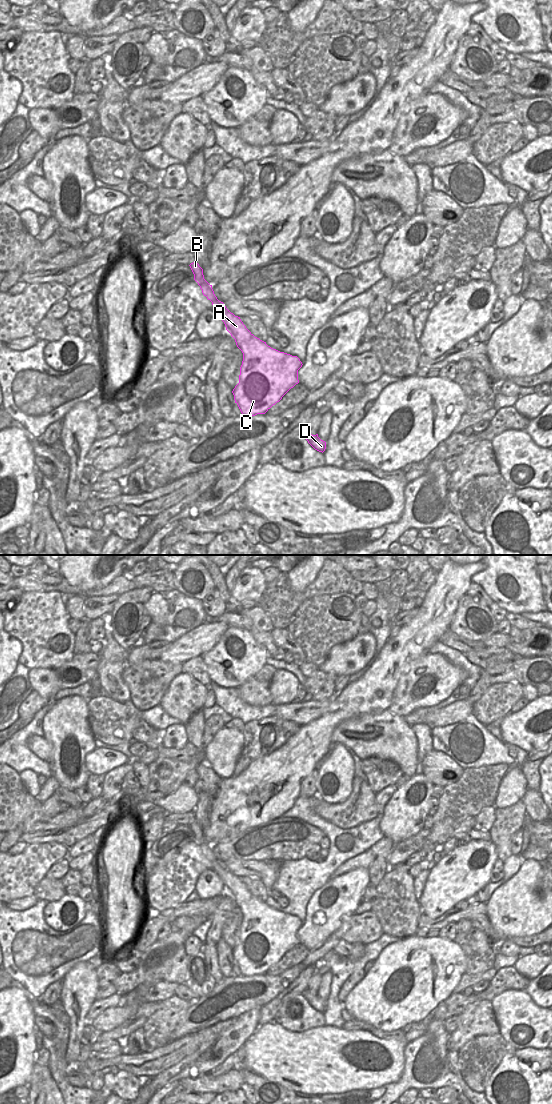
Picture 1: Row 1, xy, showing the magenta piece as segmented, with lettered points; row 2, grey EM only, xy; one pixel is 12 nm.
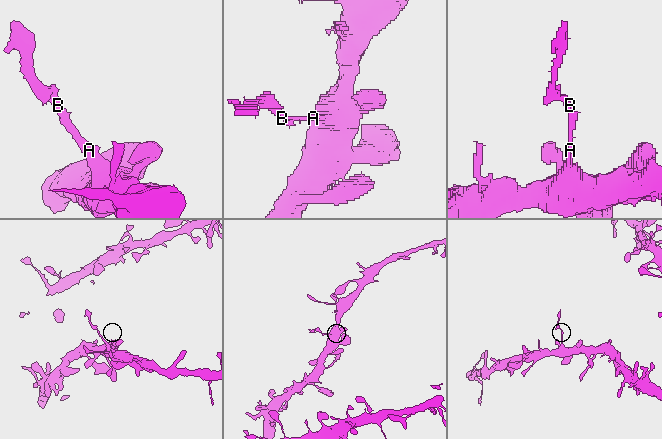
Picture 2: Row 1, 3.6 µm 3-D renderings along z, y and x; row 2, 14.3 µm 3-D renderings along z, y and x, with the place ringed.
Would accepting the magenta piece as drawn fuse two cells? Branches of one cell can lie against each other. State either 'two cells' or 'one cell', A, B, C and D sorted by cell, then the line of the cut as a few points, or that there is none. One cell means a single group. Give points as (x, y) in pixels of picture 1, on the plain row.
two cells; A C D / B; cut in xy along (235, 876), (225, 884)

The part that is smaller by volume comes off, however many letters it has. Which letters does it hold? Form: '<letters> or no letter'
B

